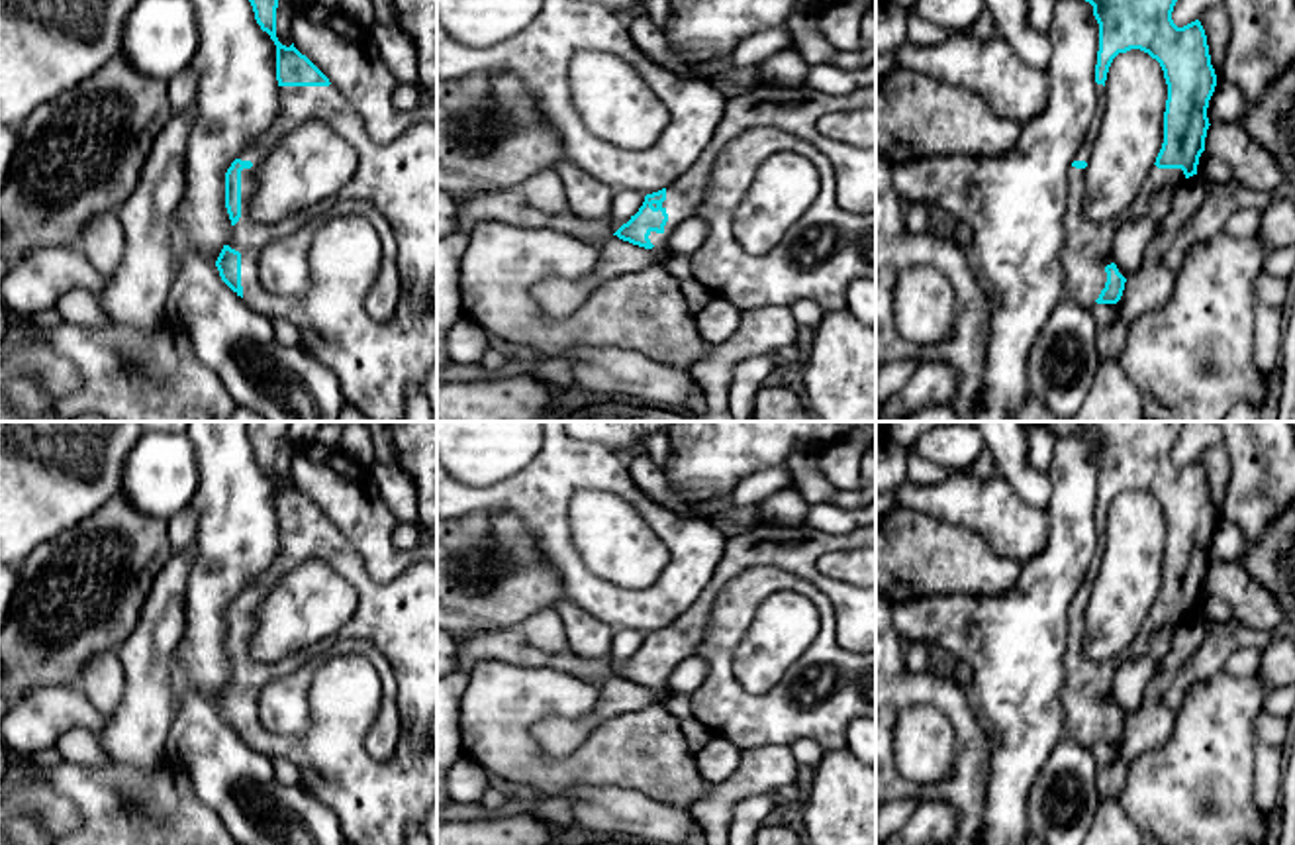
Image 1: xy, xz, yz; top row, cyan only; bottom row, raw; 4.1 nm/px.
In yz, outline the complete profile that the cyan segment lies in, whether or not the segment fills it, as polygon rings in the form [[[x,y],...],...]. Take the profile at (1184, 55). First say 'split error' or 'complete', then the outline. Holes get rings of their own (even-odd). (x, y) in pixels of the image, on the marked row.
split error | [[[1085,0],[1099,24],[1095,82],[1105,86],[1119,53],[1140,49],[1156,59],[1168,84],[1164,143],[1130,212],[1140,220],[1152,196],[1197,174],[1209,129],[1207,108],[1217,86],[1207,35],[1199,20],[1177,27],[1172,12],[1177,0]]]

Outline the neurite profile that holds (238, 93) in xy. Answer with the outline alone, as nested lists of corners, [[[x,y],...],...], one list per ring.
[[[190,0],[198,20],[198,49],[188,67],[198,73],[196,120],[188,137],[184,196],[174,212],[174,265],[196,253],[216,265],[233,235],[225,208],[225,173],[264,135],[278,112],[276,45],[255,20],[249,0]]]

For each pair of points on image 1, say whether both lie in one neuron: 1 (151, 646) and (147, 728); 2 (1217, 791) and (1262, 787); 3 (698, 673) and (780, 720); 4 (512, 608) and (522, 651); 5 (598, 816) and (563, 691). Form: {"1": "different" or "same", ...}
{"1": "same", "2": "different", "3": "different", "4": "different", "5": "different"}

